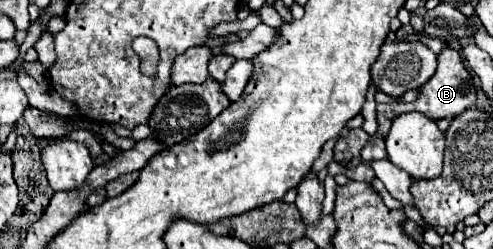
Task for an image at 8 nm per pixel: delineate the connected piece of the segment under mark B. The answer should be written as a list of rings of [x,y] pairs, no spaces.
[[[445,48],[441,54],[439,54],[439,66],[437,66],[437,72],[433,74],[433,78],[421,86],[421,94],[415,102],[407,104],[407,102],[393,102],[393,104],[377,104],[377,120],[379,120],[379,134],[385,136],[389,132],[389,126],[391,126],[391,120],[403,112],[421,112],[433,120],[439,120],[439,118],[455,118],[457,114],[461,114],[467,106],[473,106],[475,104],[475,88],[473,88],[473,82],[471,82],[471,74],[467,72],[465,64],[463,64],[463,58],[457,50],[453,48]]]

